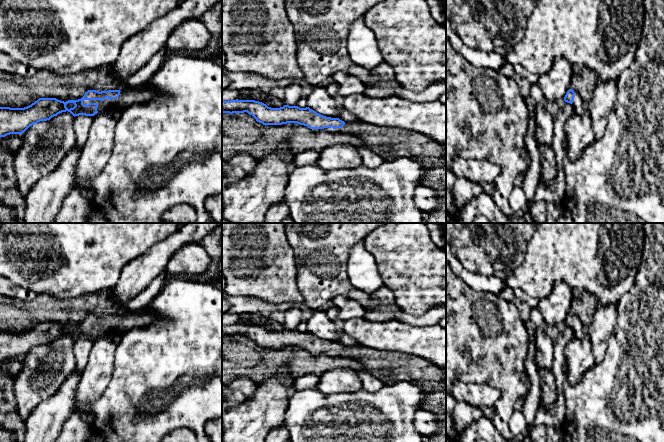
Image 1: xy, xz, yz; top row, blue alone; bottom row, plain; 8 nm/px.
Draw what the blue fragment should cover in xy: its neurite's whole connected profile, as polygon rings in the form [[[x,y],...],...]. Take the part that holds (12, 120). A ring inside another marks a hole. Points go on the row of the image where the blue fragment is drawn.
[[[88,90],[81,99],[66,102],[56,98],[39,98],[24,108],[0,107],[0,138],[10,134],[22,134],[30,126],[40,121],[50,120],[62,112],[70,112],[74,117],[79,115],[94,116],[97,113],[108,113],[116,109],[120,114],[133,104],[145,104],[157,94],[154,91],[140,90]]]

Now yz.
[[[569,89],[564,97],[564,101],[570,103],[573,106],[573,112],[575,114],[583,115],[588,110],[588,105],[584,103],[579,94]]]

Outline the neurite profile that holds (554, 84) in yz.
[[[556,58],[552,68],[542,76],[539,76],[538,84],[542,90],[544,99],[561,102],[570,89],[573,75],[573,65],[564,58]]]

